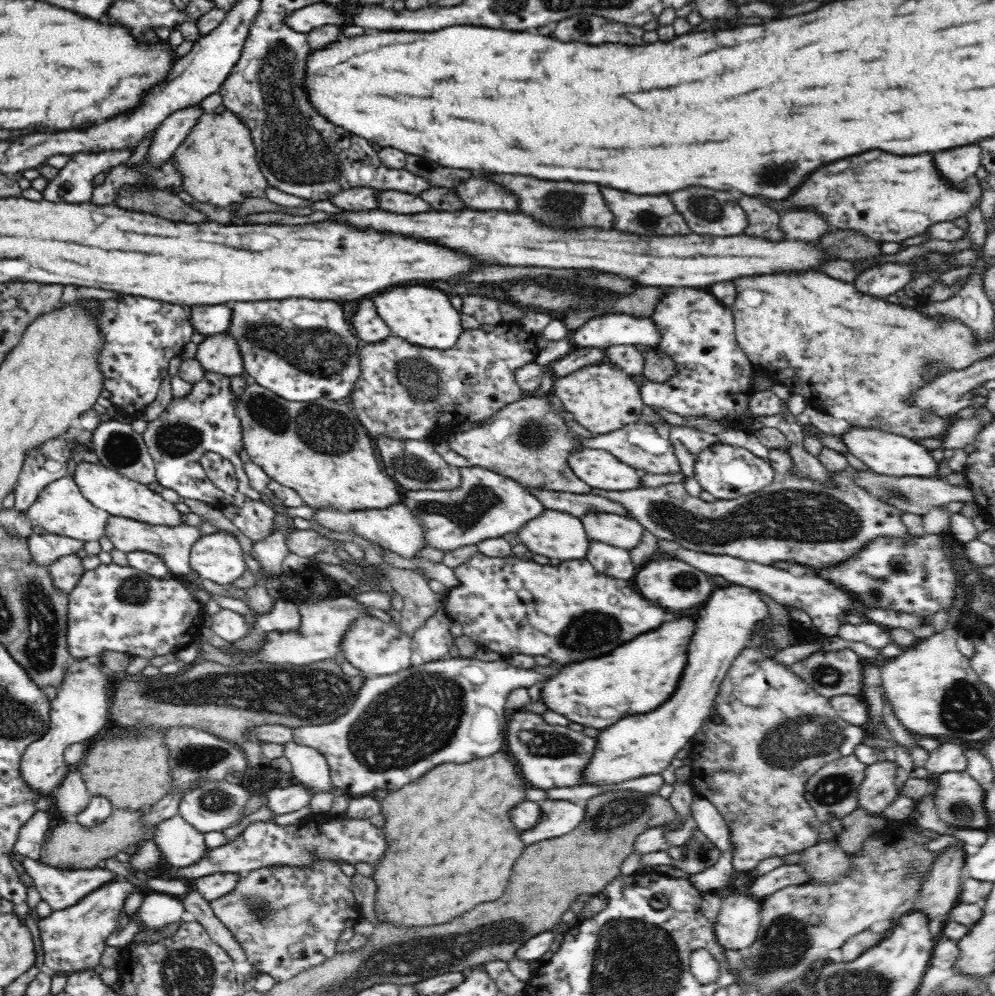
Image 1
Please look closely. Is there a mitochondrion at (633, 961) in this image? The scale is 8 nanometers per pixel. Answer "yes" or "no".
yes

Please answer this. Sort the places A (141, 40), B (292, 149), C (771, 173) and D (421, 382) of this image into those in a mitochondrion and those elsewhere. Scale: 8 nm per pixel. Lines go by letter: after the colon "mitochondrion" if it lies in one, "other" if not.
A: other
B: mitochondrion
C: mitochondrion
D: mitochondrion

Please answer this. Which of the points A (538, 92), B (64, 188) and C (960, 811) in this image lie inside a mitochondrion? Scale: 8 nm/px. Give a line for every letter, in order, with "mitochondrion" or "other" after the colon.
A: other
B: other
C: mitochondrion

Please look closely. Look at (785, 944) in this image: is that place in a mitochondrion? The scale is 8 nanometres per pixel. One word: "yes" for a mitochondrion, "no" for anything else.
yes

